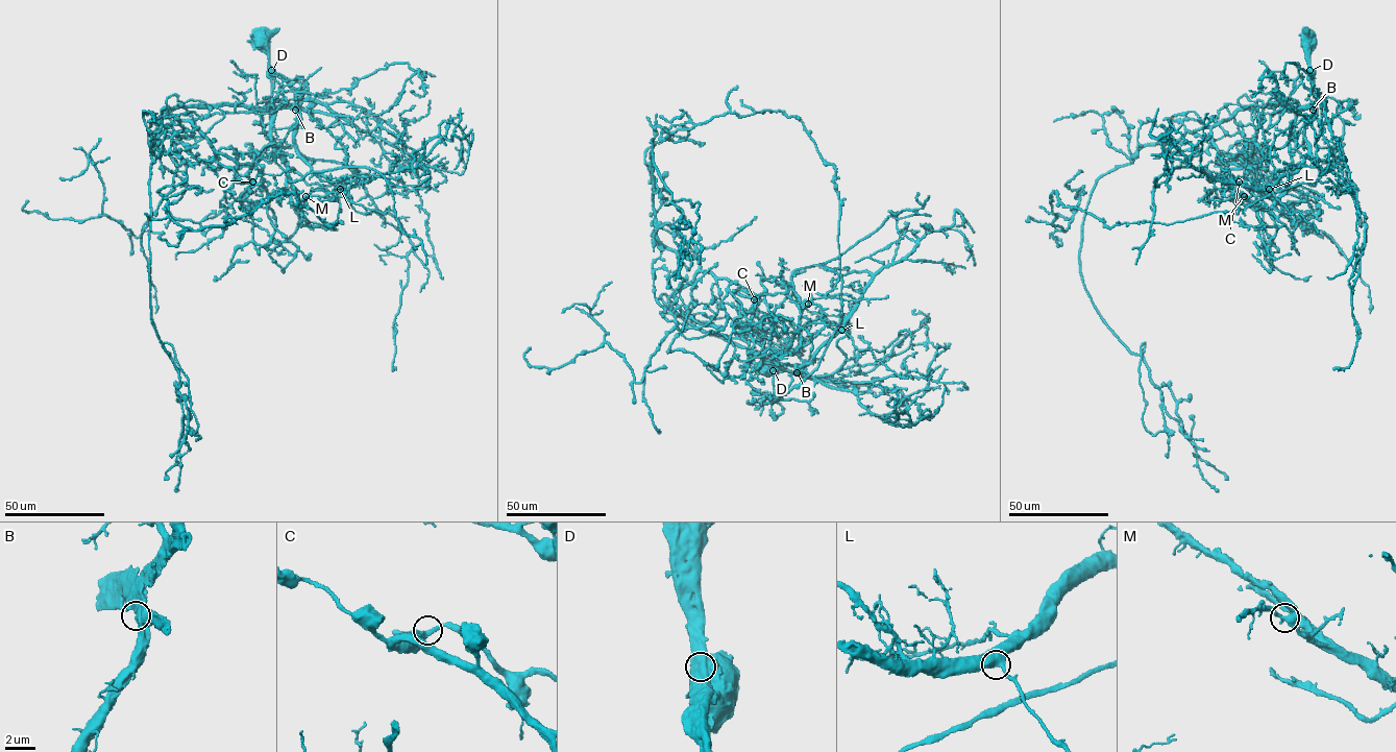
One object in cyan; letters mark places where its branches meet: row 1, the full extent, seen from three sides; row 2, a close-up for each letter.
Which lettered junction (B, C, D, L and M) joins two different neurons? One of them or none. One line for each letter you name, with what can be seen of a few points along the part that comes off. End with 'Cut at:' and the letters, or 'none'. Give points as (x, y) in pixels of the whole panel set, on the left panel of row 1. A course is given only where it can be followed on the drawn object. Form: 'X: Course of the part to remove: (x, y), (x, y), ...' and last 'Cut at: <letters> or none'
D: Course of the part to remove: (271, 70), (264, 132), (338, 199), (334, 227), (292, 192), (184, 227), (157, 191), (186, 180), (170, 170)
Cut at: D

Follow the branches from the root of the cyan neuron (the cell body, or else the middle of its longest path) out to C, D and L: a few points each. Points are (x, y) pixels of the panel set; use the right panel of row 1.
C: (1307, 39), (1317, 98), (1297, 113), (1288, 189), (1270, 208), (1258, 207), (1223, 171), (1217, 175), (1239, 182)
D: (1307, 39), (1304, 45), (1309, 70)
L: (1307, 39), (1311, 82), (1317, 94), (1304, 129), (1308, 153), (1296, 170), (1269, 189)

